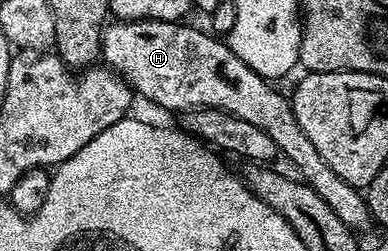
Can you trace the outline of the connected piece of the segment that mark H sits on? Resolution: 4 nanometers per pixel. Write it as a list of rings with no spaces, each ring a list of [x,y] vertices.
[[[117,20],[105,24],[101,33],[99,56],[133,89],[140,99],[142,96],[143,99],[150,100],[151,103],[158,104],[161,108],[223,110],[235,118],[243,118],[243,122],[251,122],[251,126],[259,126],[259,130],[263,130],[263,134],[267,134],[267,138],[271,138],[271,142],[275,142],[278,153],[282,157],[285,155],[293,163],[294,170],[292,169],[292,171],[306,184],[309,184],[311,190],[315,190],[315,194],[319,194],[319,198],[323,198],[323,202],[327,202],[327,206],[331,206],[331,210],[335,210],[335,214],[339,214],[339,218],[343,218],[343,222],[348,228],[360,230],[371,224],[369,206],[365,202],[364,195],[347,182],[343,182],[343,178],[339,178],[339,174],[335,174],[335,170],[331,170],[331,166],[327,166],[327,162],[323,162],[323,158],[319,158],[319,150],[315,150],[311,138],[307,138],[307,134],[303,134],[303,126],[299,126],[299,122],[295,118],[292,103],[286,97],[284,100],[273,89],[276,87],[270,81],[255,74],[255,70],[251,70],[251,66],[247,66],[247,62],[243,62],[229,49],[229,45],[224,39],[206,32],[200,32],[197,28],[188,28],[185,22],[172,20]]]

